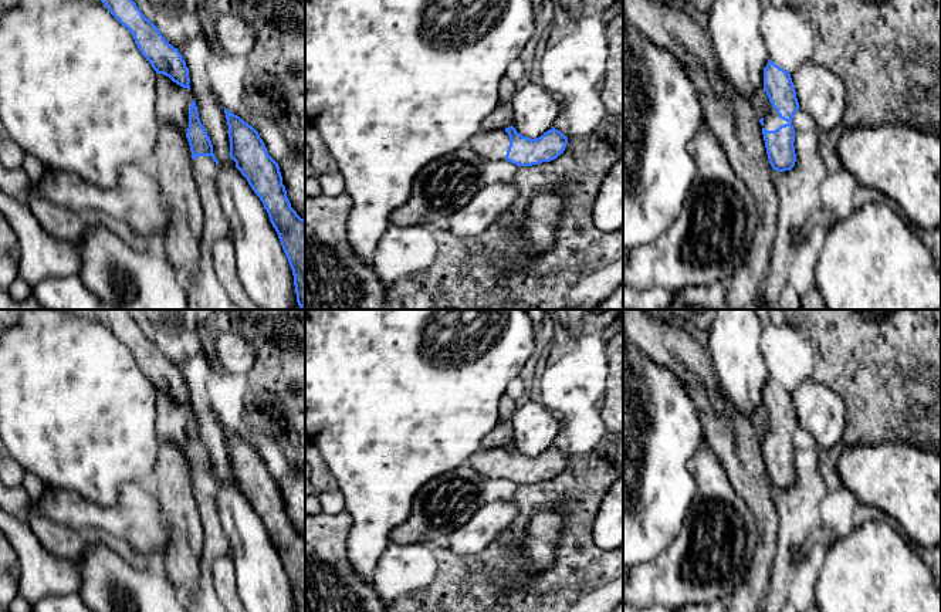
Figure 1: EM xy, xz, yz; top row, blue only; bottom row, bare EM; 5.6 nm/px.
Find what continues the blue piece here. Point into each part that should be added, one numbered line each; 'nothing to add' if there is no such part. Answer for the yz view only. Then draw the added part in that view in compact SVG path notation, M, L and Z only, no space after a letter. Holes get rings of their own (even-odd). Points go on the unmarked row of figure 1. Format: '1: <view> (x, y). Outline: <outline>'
1: yz (734, 438). Outline: M623 310L623 329L630 344L683 382L712 450L755 517L756 548L727 612L758 612L771 581L779 525L762 447L789 440L779 436L764 405L751 419L732 408L718 392L707 348L680 324L654 318L647 310Z

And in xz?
1: xz (491, 460). Outline: M504 395L498 402L497 426L483 439L481 447L468 460L468 464L485 479L505 479L510 464L510 454L505 447L512 444L515 410L515 400Z

